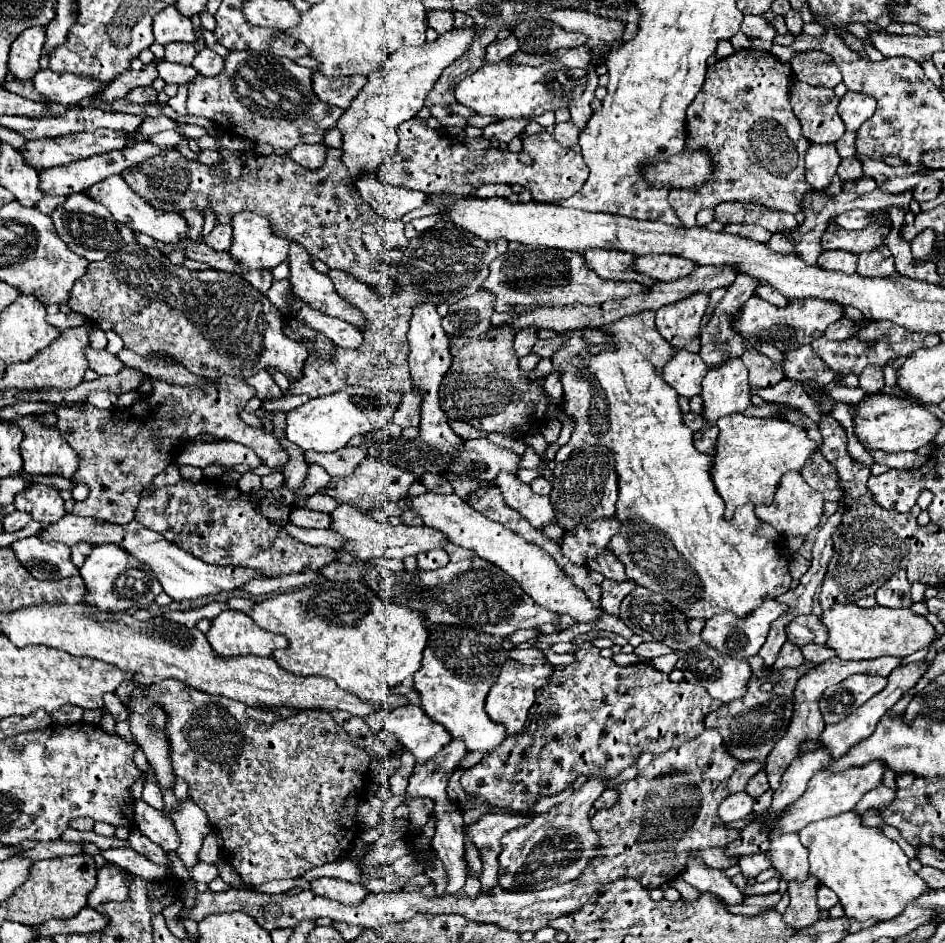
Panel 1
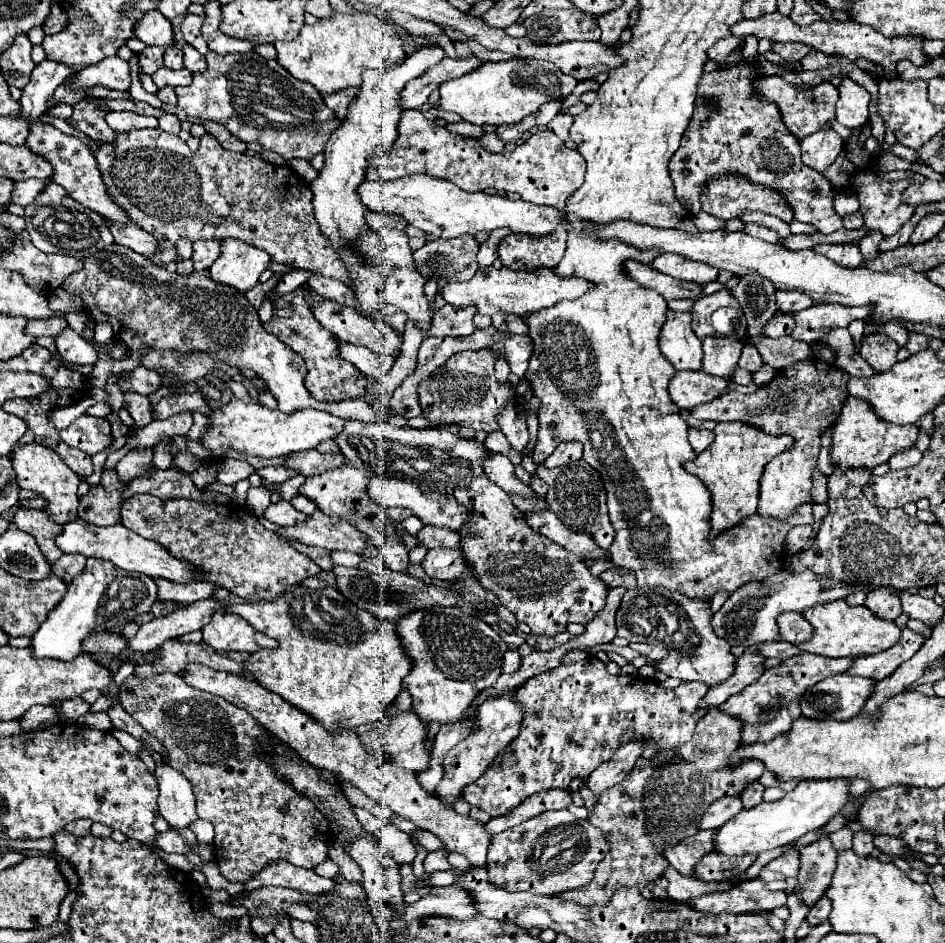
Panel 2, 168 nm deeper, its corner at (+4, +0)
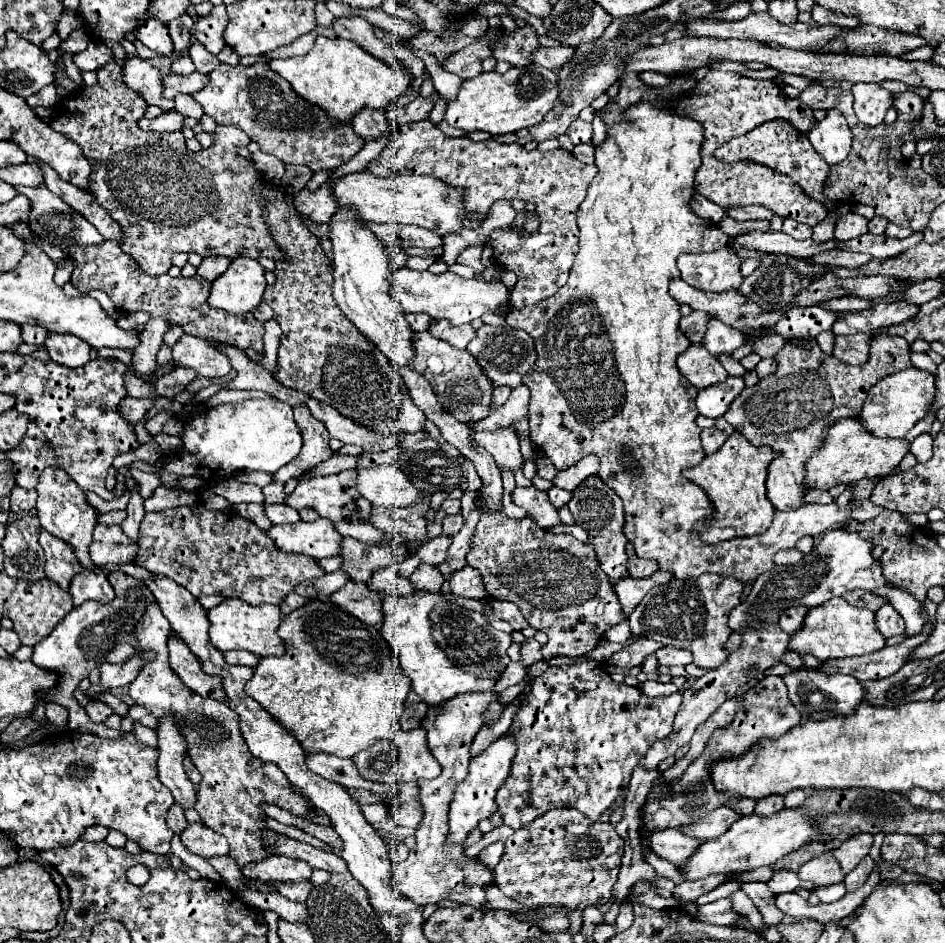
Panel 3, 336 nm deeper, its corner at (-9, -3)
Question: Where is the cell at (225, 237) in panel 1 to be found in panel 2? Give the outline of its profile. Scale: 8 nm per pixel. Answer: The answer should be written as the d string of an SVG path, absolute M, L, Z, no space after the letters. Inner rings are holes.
M195 241L193 243L193 267L195 271L203 271L203 269L209 269L213 265L213 261L219 257L219 247L221 243L217 241Z

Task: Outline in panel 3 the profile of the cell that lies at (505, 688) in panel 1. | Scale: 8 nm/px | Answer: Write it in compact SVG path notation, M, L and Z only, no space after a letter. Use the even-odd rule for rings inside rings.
M506 732L500 738L496 738L484 752L470 758L470 772L468 772L466 780L462 784L458 784L458 788L454 792L454 798L450 802L450 812L448 812L448 818L450 818L448 840L450 842L462 844L466 840L468 832L472 828L476 828L480 820L490 818L496 812L498 806L494 802L494 796L510 774L510 766L512 766L512 758L516 756L516 750L518 750L516 736L512 732Z

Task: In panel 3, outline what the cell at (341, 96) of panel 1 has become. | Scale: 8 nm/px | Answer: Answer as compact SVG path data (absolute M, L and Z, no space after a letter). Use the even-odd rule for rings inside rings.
M362 108L358 114L352 118L352 128L362 136L362 138L376 138L384 132L390 130L390 124L386 124L386 116L380 110L374 108Z

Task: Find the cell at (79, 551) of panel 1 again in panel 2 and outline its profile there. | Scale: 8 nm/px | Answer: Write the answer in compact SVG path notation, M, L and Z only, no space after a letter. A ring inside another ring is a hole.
M63 555L59 557L59 561L53 565L53 573L57 577L61 577L61 581L65 581L67 585L85 569L85 557L81 555Z

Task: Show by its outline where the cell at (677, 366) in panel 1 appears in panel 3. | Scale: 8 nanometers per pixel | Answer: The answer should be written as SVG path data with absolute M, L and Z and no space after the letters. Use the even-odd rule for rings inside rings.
M728 376L728 380L714 384L712 388L704 388L698 392L694 404L698 408L698 414L708 416L708 418L718 418L722 416L732 400L742 392L742 378L738 376Z

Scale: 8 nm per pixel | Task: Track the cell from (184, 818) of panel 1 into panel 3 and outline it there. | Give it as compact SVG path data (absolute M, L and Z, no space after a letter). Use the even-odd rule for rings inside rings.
M168 716L158 726L158 778L172 792L178 806L190 810L196 806L196 786L190 782L182 756L186 752L186 742L174 726L174 718Z

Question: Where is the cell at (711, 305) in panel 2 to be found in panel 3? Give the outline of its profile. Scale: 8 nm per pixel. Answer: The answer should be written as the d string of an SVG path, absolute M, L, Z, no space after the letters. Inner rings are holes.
M692 312L690 316L684 316L680 320L680 328L688 336L690 342L702 342L702 338L706 334L706 328L708 328L708 322L712 318L714 316L708 314L708 312Z

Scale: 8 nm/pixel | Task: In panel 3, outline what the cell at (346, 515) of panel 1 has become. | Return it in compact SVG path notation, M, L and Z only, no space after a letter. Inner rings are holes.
M326 518L300 524L272 526L268 534L274 538L278 548L286 552L298 552L314 558L336 556L342 550L342 534Z

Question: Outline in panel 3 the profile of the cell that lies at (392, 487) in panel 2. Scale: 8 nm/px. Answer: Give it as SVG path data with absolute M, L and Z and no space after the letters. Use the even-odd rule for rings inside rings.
M392 464L360 468L358 492L376 506L412 506L422 500L422 492Z

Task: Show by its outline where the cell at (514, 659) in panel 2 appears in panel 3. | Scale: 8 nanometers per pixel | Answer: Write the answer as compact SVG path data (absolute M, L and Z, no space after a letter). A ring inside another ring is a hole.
M510 662L506 666L506 674L500 676L498 686L494 688L494 692L502 692L502 690L506 690L514 684L520 684L524 678L526 678L526 666L522 662Z

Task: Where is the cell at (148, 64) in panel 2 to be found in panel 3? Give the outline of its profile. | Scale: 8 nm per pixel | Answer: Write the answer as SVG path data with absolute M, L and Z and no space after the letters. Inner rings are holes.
M184 16L184 18L178 18L174 22L168 24L168 32L170 32L170 38L174 42L174 52L180 54L182 50L186 50L190 46L190 40L192 40L192 18L190 16Z

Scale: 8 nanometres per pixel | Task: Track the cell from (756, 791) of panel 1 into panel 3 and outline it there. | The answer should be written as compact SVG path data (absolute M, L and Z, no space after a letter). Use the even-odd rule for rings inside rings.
M772 794L772 796L766 796L766 798L756 802L754 814L758 814L758 816L772 816L774 812L778 812L782 808L784 808L784 798Z

